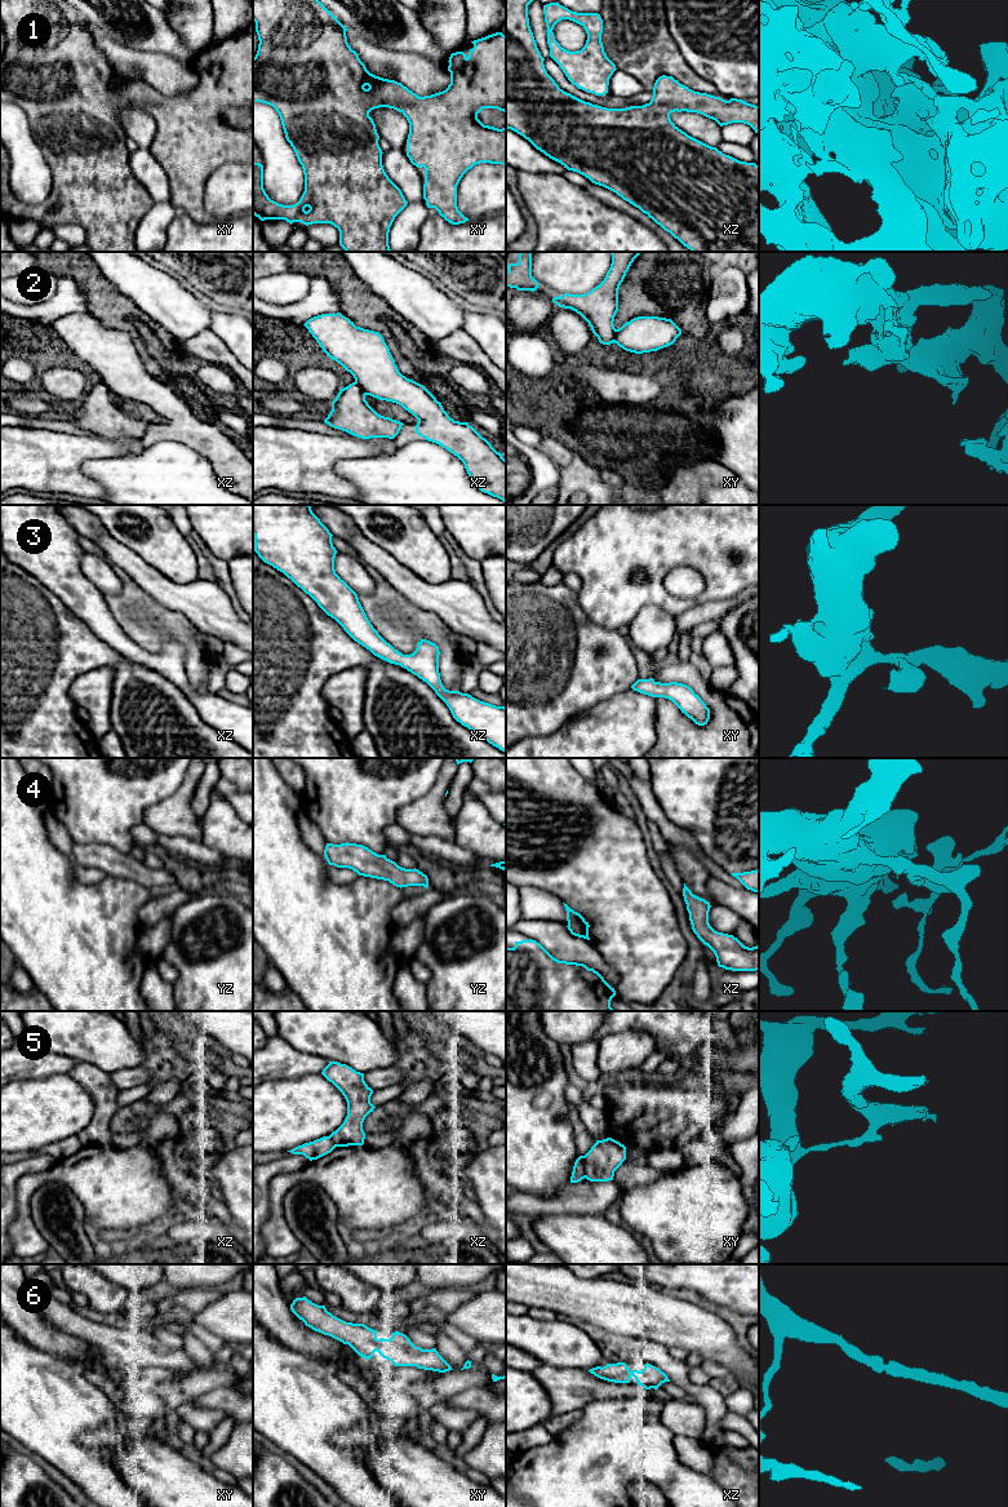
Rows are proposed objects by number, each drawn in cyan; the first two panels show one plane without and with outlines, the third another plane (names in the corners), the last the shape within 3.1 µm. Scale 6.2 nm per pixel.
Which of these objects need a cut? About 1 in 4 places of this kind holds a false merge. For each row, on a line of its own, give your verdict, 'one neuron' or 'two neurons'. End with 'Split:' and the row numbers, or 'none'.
1: one neuron
2: one neuron
3: one neuron
4: one neuron
5: two neurons
6: one neuron
Split: 5

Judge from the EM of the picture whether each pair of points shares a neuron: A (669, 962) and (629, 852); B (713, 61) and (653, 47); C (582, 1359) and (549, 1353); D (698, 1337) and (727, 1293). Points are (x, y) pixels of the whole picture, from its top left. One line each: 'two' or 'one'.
A: one
B: two
C: one
D: two

